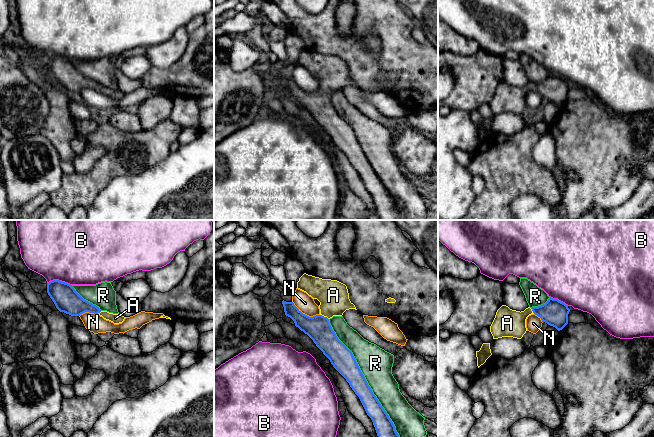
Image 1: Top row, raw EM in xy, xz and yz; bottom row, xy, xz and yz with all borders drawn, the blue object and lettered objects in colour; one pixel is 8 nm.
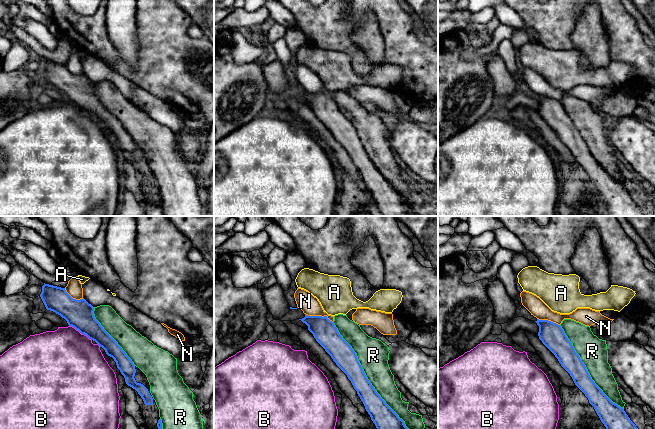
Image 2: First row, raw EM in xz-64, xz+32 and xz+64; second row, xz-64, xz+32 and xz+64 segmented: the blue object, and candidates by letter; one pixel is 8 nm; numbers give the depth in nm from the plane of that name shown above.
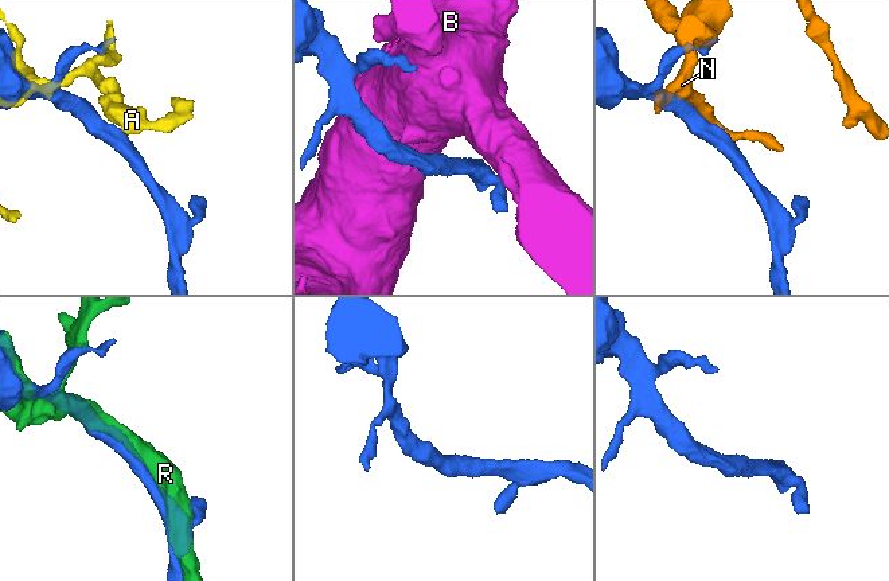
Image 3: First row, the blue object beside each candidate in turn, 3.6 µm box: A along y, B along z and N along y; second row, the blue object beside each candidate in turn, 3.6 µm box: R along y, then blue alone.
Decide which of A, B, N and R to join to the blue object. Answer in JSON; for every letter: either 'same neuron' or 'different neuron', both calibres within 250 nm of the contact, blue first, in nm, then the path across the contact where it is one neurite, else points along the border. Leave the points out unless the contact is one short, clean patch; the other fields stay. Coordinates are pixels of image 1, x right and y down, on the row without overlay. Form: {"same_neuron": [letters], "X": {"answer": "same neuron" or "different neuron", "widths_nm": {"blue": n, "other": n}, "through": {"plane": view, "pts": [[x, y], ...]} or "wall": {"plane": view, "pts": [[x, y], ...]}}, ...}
{"same_neuron": ["A"], "A": {"answer": "same neuron", "widths_nm": {"blue": 200, "other": 240}, "through": {"plane": "xz", "pts": [[318, 104], [323, 92], [333, 78], [333, 71]]}}, "B": {"answer": "different neuron", "widths_nm": {"blue": 200, "other": 480}}, "N": {"answer": "different neuron", "widths_nm": {"blue": 200, "other": 140}}, "R": {"answer": "different neuron", "widths_nm": {"blue": 180, "other": 260}}}

